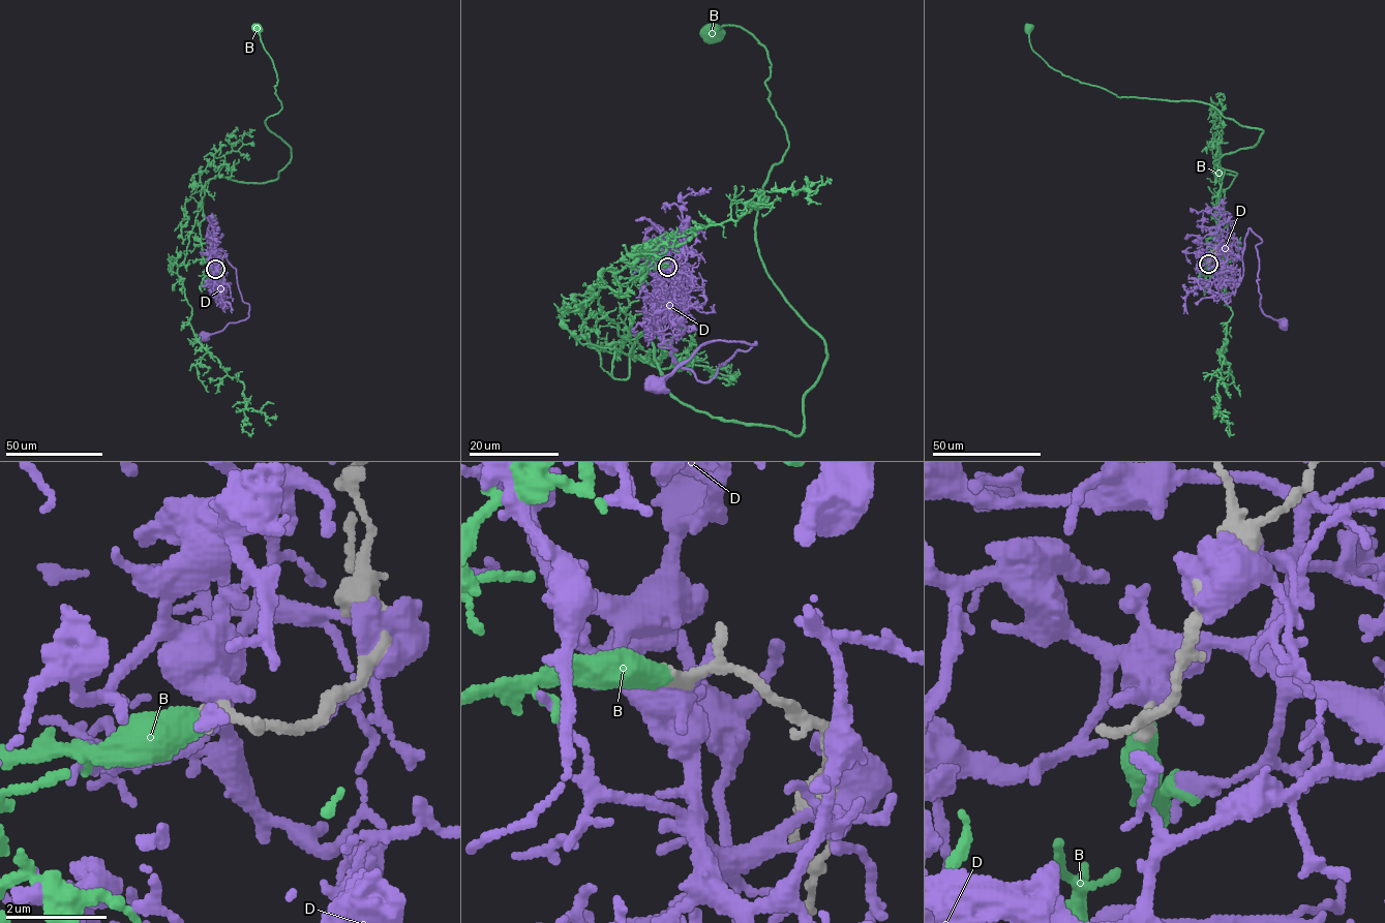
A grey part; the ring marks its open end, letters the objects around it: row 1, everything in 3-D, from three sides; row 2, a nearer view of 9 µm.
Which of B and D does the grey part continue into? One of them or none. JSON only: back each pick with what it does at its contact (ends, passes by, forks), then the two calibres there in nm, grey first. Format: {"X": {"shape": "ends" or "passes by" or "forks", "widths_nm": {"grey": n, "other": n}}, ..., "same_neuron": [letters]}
{"B": {"shape": "ends", "widths_nm": {"grey": 190, "other": 500}}, "same_neuron": ["B"]}

